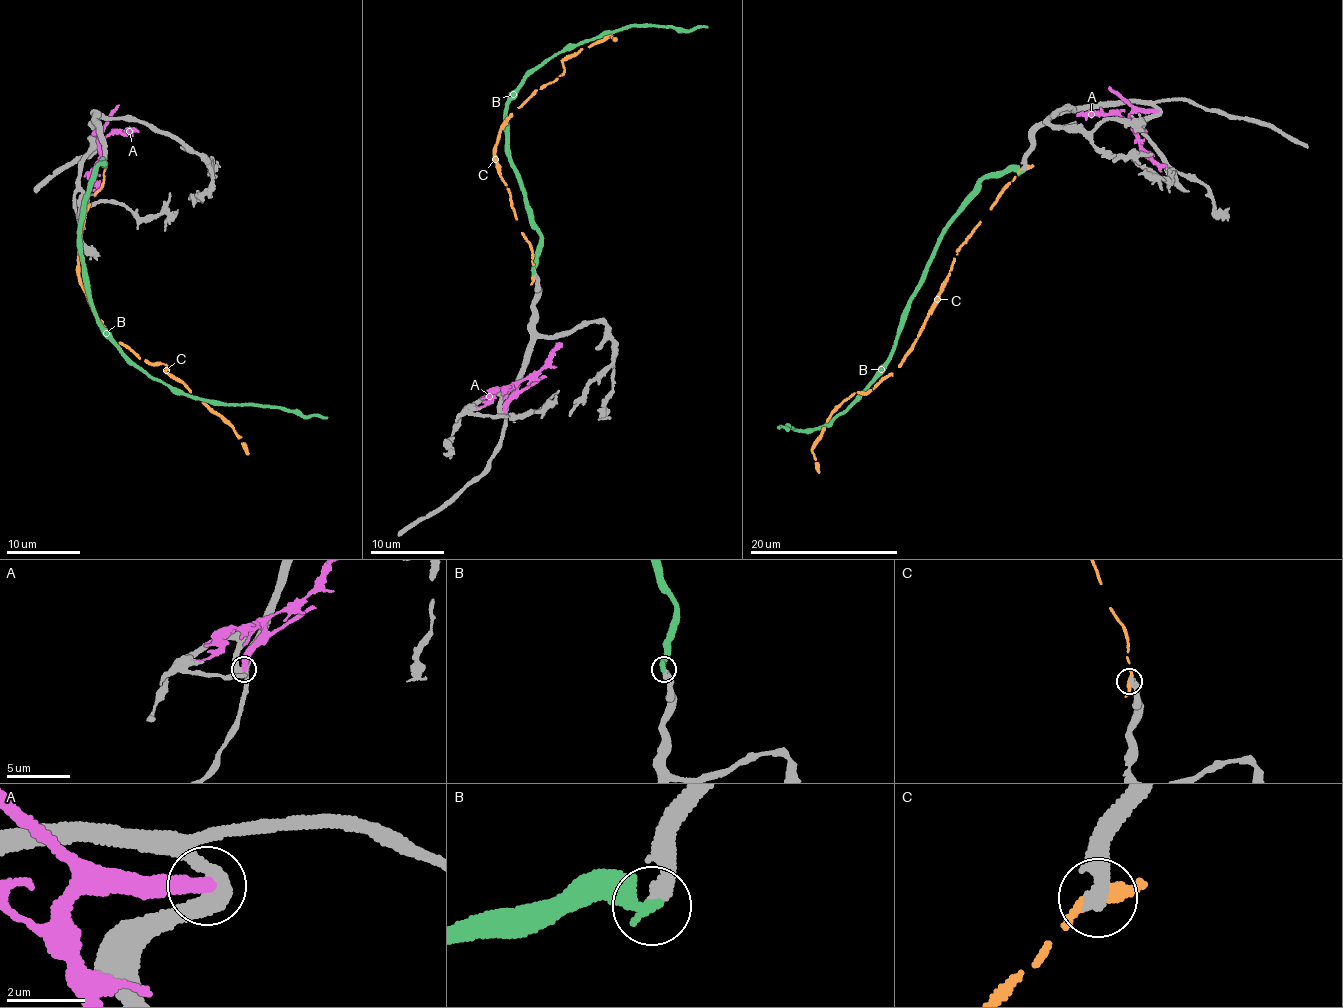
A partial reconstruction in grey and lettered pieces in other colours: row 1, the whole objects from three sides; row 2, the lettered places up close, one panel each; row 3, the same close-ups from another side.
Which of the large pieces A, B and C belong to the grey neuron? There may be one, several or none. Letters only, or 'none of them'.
B

